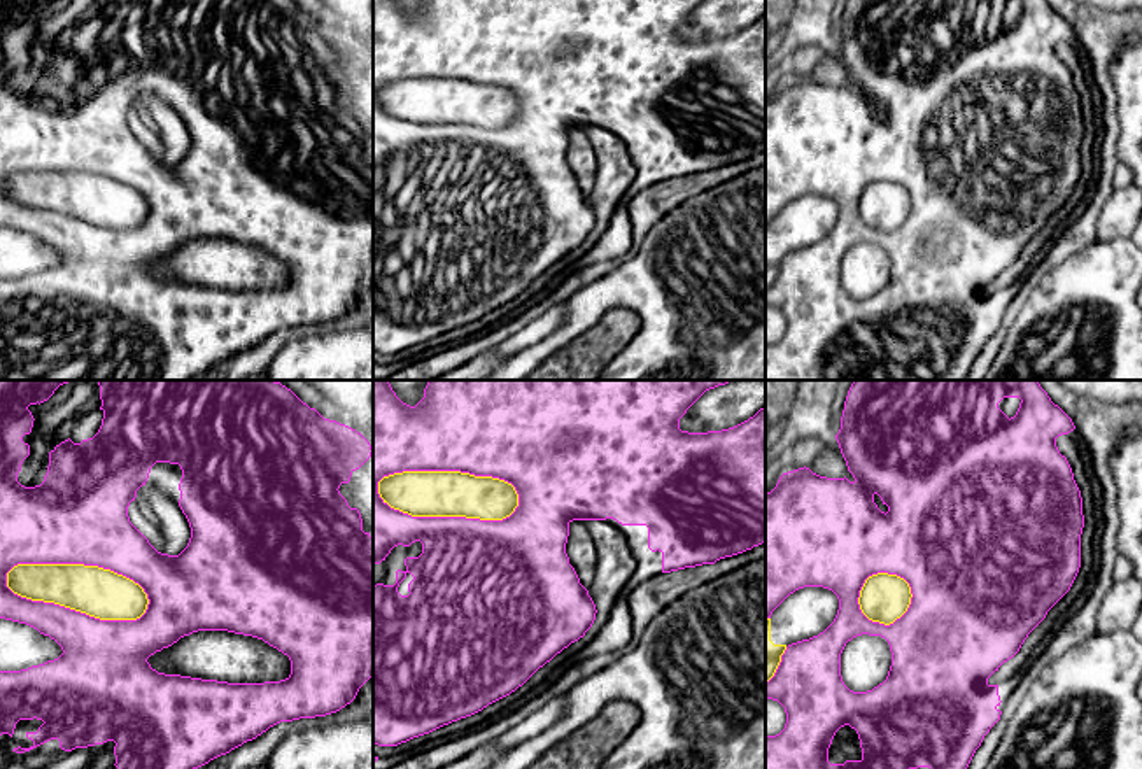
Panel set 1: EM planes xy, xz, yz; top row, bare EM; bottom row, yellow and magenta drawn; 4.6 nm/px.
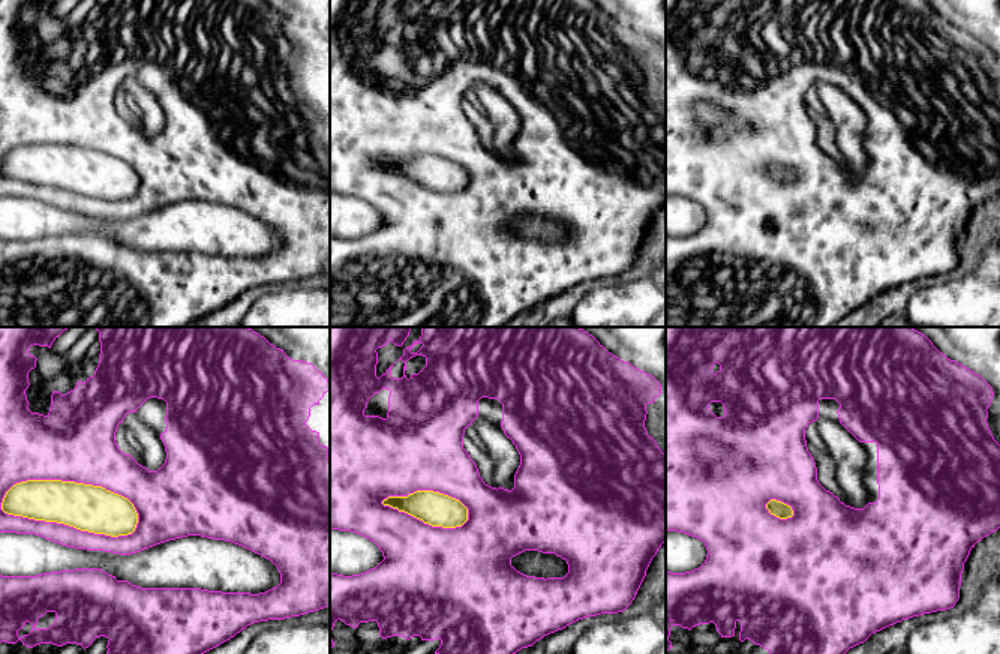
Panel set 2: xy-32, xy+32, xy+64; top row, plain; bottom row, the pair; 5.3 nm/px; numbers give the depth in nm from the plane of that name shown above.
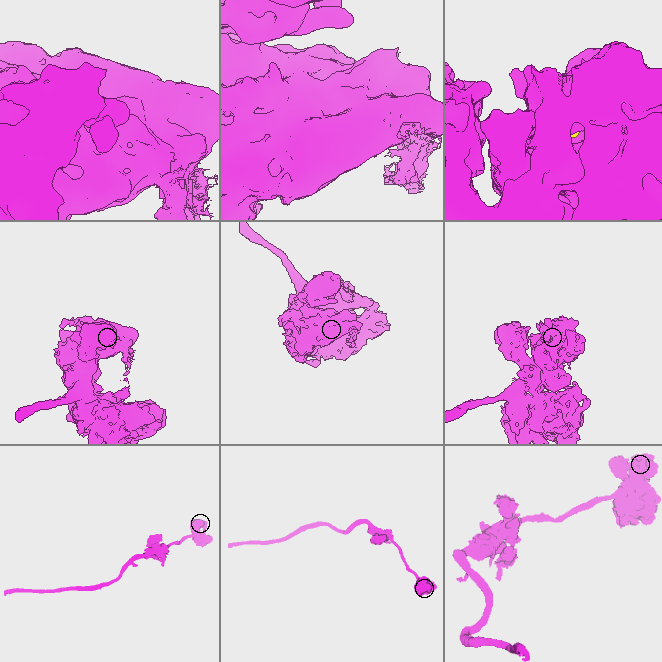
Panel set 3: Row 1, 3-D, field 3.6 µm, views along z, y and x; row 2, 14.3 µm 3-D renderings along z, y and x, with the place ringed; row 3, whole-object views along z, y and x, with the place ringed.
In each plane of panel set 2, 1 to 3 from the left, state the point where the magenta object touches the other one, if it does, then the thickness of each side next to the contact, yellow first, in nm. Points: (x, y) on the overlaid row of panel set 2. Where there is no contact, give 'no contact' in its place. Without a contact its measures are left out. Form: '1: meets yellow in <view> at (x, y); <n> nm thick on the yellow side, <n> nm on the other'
1: meets yellow in xy-32 at (69, 525); 240 nm thick on the yellow side, 110 nm on the other
2: meets yellow in xy+32 at (425, 522); 180 nm thick on the yellow side, 460 nm on the other
3: meets yellow in xy+64 at (778, 516); 90 nm thick on the yellow side, 480 nm on the other

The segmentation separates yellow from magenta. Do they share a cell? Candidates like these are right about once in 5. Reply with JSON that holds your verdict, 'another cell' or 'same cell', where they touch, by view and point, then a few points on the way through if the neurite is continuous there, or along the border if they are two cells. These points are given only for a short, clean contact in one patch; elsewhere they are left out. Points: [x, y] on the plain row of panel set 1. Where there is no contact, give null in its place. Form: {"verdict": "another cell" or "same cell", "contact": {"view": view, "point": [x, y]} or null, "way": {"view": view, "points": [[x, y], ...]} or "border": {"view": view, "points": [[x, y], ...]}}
{"verdict": "another cell", "contact": {"view": "xy", "point": [81, 172]}}

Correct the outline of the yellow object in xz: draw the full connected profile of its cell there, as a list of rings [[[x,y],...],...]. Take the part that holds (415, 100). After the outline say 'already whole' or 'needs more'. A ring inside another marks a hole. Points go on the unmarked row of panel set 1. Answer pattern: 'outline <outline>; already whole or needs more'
outline [[[403,79],[384,84],[378,102],[412,124],[503,128],[518,114],[515,95],[492,84],[461,79]]]; already whole

